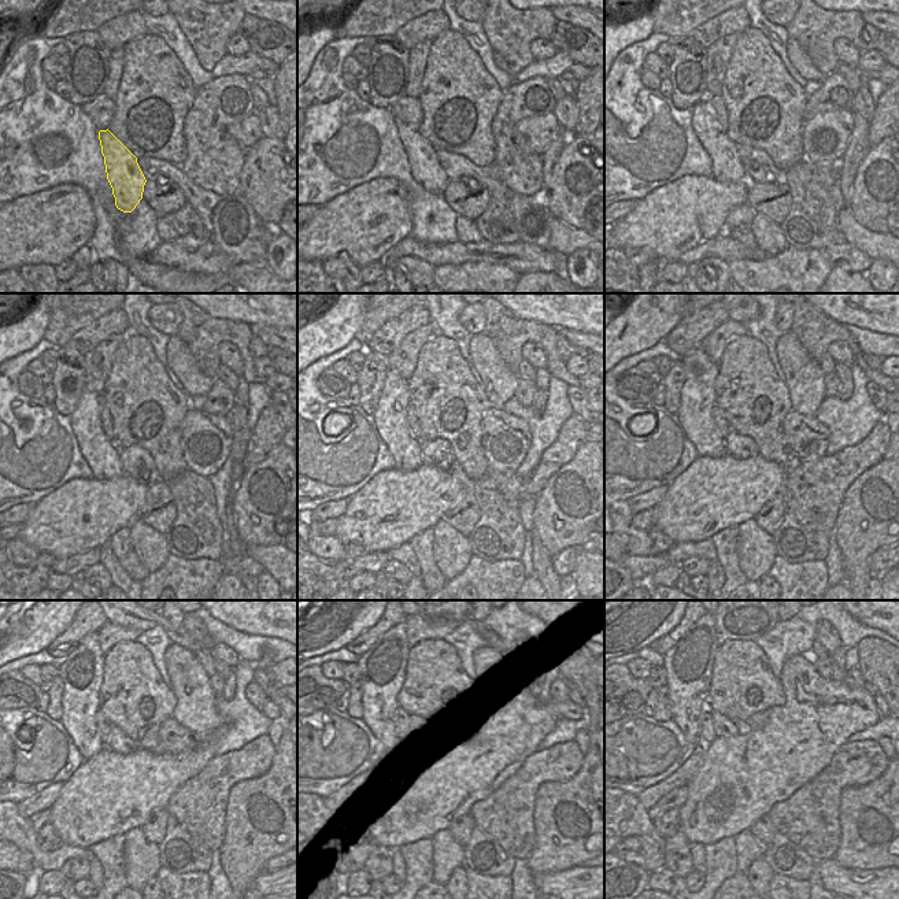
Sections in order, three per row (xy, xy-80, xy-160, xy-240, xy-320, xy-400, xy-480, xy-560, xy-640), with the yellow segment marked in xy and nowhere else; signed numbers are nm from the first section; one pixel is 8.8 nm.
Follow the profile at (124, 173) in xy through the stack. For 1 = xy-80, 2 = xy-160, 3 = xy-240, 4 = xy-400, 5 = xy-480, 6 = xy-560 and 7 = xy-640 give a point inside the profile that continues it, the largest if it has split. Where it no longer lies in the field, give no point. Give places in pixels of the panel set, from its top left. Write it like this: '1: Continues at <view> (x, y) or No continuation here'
1: Continues at xy-80 (425, 169)
2: Continues at xy-160 (727, 167)
3: Continues at xy-240 (102, 454)
4: Continues at xy-400 (696, 402)
5: Continues at xy-480 (82, 670)
6: Continues at xy-560 (383, 668)
7: Continues at xy-640 (688, 665)

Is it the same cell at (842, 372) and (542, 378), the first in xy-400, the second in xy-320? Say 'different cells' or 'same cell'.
same cell

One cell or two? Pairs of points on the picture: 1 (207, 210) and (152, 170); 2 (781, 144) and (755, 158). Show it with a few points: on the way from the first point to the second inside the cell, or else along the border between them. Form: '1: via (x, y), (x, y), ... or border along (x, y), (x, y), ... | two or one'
1: via (195, 195), (173, 171), (167, 170) | one
2: border along (739, 145), (764, 150), (772, 162), (784, 171) | two

